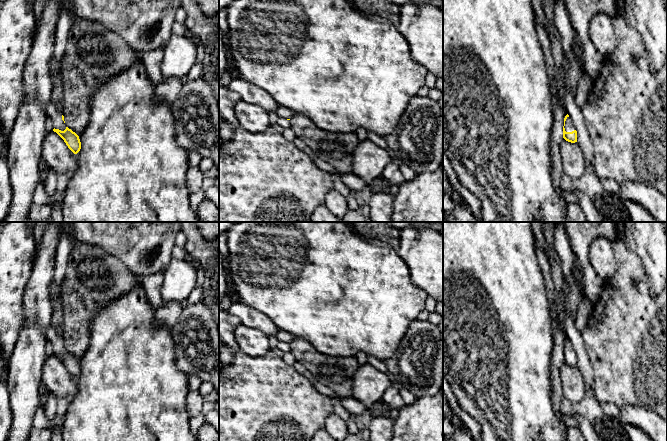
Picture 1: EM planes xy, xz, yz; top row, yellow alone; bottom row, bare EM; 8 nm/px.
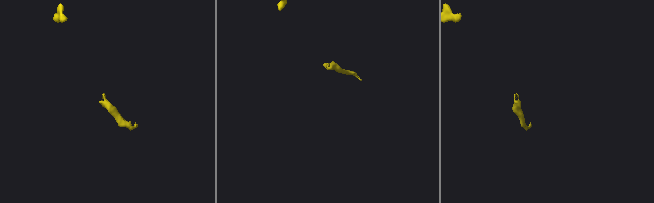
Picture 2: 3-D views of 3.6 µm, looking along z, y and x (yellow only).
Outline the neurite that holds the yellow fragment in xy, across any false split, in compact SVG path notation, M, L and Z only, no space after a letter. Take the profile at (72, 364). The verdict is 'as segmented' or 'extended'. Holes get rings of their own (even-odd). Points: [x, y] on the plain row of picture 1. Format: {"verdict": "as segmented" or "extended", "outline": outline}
{"verdict": "extended", "outline": "M54 328L47 330L45 336L47 340L51 341L53 344L53 355L64 364L68 372L74 378L77 378L81 373L79 360L66 350L64 340L58 335Z"}

